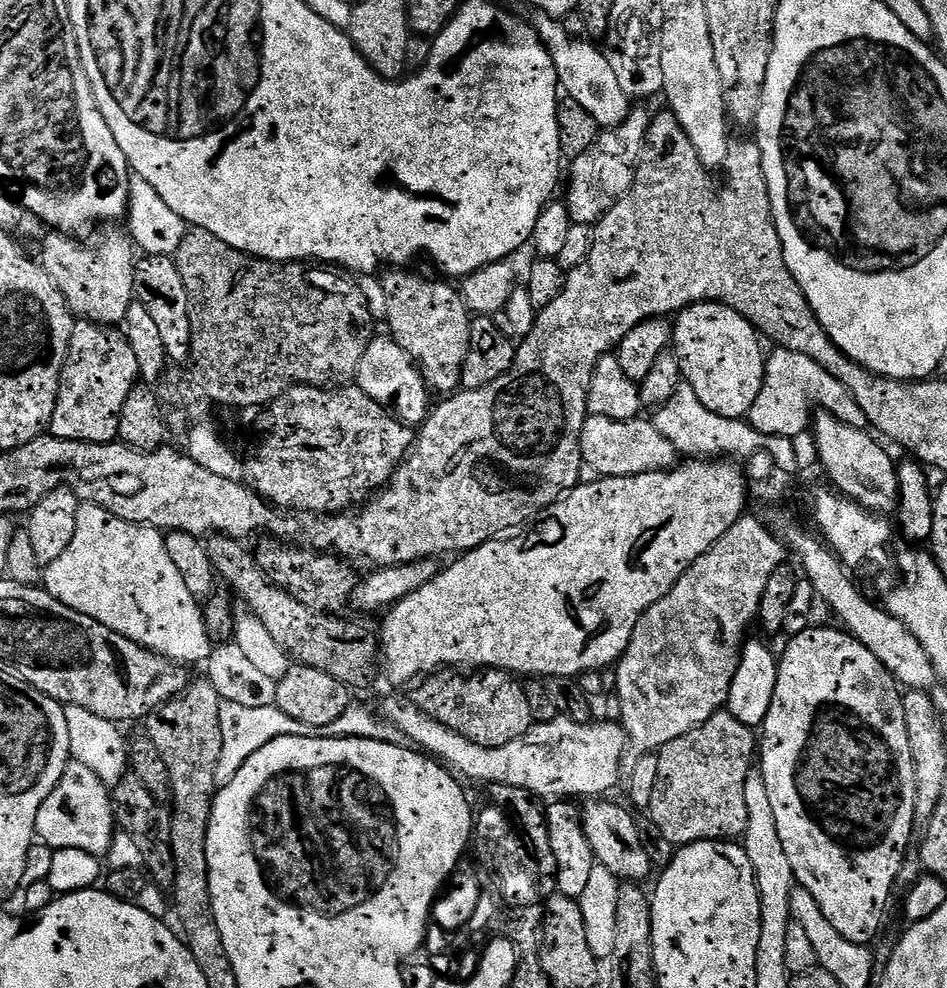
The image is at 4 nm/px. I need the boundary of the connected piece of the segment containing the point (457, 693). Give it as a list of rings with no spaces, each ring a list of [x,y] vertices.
[[[444,670],[439,674],[432,674],[423,681],[424,685],[417,690],[416,696],[414,696],[414,703],[421,708],[426,714],[433,716],[442,726],[446,726],[450,730],[457,732],[458,734],[466,737],[470,742],[475,744],[481,744],[482,746],[490,746],[491,748],[497,748],[498,746],[506,746],[506,742],[514,742],[514,738],[522,738],[522,734],[526,734],[533,726],[532,715],[530,714],[530,705],[526,702],[526,694],[524,693],[523,683],[511,672],[501,672],[499,670],[480,670],[475,674],[464,674],[468,676],[455,676],[455,671]]]

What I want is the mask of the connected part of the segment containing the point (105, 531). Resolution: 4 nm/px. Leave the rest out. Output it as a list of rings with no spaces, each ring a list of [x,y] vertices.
[[[81,503],[78,510],[78,518],[76,519],[76,529],[74,530],[74,538],[70,538],[70,546],[66,546],[66,550],[62,550],[60,557],[54,563],[47,565],[42,572],[42,584],[46,591],[54,598],[58,598],[58,602],[62,602],[66,606],[70,606],[70,610],[78,610],[78,614],[86,614],[90,618],[94,618],[98,622],[102,622],[102,626],[106,626],[110,631],[122,634],[126,638],[135,640],[141,648],[149,648],[152,652],[166,657],[173,662],[188,662],[184,660],[192,660],[195,656],[207,658],[214,647],[213,637],[209,636],[207,625],[204,623],[204,616],[201,605],[197,597],[190,594],[190,590],[186,590],[186,582],[182,582],[182,574],[178,574],[174,562],[170,559],[170,554],[166,554],[166,542],[164,541],[165,533],[158,528],[149,528],[146,524],[131,524],[122,518],[118,518],[114,514],[110,514],[106,510],[102,510],[97,504]]]

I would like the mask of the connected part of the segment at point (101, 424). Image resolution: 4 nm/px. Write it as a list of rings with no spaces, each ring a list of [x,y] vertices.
[[[77,319],[72,326],[70,346],[60,375],[60,389],[50,425],[51,435],[87,444],[113,443],[120,434],[118,422],[122,414],[122,402],[126,402],[126,394],[130,394],[139,380],[138,358],[134,358],[134,350],[130,350],[130,342],[119,327]]]

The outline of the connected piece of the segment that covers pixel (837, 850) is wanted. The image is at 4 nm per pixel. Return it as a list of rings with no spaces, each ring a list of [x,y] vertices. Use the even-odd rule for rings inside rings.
[[[809,626],[788,640],[790,642],[784,648],[784,657],[778,660],[774,702],[770,702],[770,714],[766,714],[762,737],[758,742],[758,771],[766,784],[766,794],[770,797],[774,822],[778,826],[778,838],[782,838],[786,858],[790,858],[796,884],[814,894],[814,902],[818,902],[818,906],[822,906],[822,914],[826,914],[826,922],[830,922],[830,926],[834,926],[842,938],[855,944],[871,945],[872,939],[879,934],[880,927],[884,924],[884,911],[888,908],[892,887],[898,884],[900,870],[906,863],[904,855],[912,840],[912,827],[917,827],[918,824],[914,806],[914,758],[910,758],[910,738],[906,738],[906,714],[902,710],[904,698],[900,684],[862,642],[839,627],[836,628]]]

